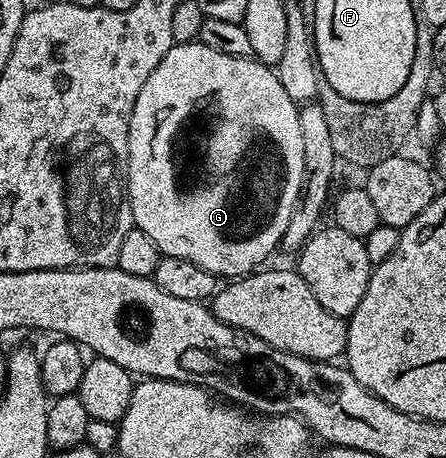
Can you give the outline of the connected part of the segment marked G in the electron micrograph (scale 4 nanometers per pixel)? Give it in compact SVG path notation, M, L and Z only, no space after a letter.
M199 40L178 42L159 60L155 72L147 76L147 84L139 88L135 108L129 121L129 199L133 213L133 225L147 232L155 240L162 256L179 256L179 260L191 260L199 268L217 275L221 280L236 280L264 267L272 250L281 244L283 232L287 232L287 220L291 220L291 208L295 208L299 196L299 184L303 184L303 135L299 133L298 103L287 96L283 84L279 84L276 69L264 66L250 56L227 56L227 52L215 52Z

